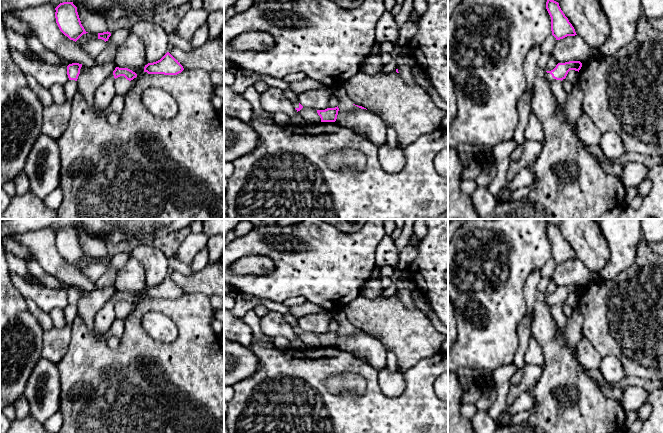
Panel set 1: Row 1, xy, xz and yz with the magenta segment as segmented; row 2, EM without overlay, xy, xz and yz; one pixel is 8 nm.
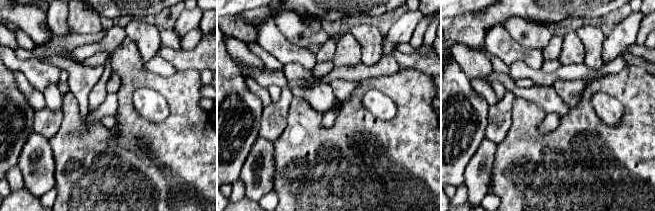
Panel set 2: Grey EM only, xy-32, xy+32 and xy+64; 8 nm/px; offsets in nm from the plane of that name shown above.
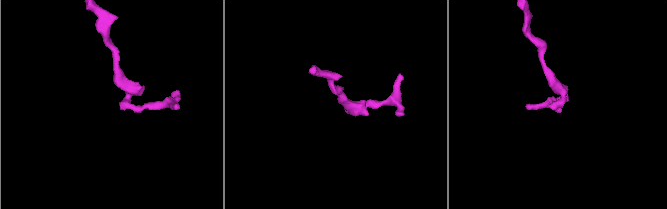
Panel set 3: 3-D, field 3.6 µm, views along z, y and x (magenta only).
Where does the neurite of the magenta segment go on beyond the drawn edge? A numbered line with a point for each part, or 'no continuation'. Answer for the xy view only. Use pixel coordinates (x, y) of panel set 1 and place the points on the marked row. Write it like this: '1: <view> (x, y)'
1: xy (56, 117)

